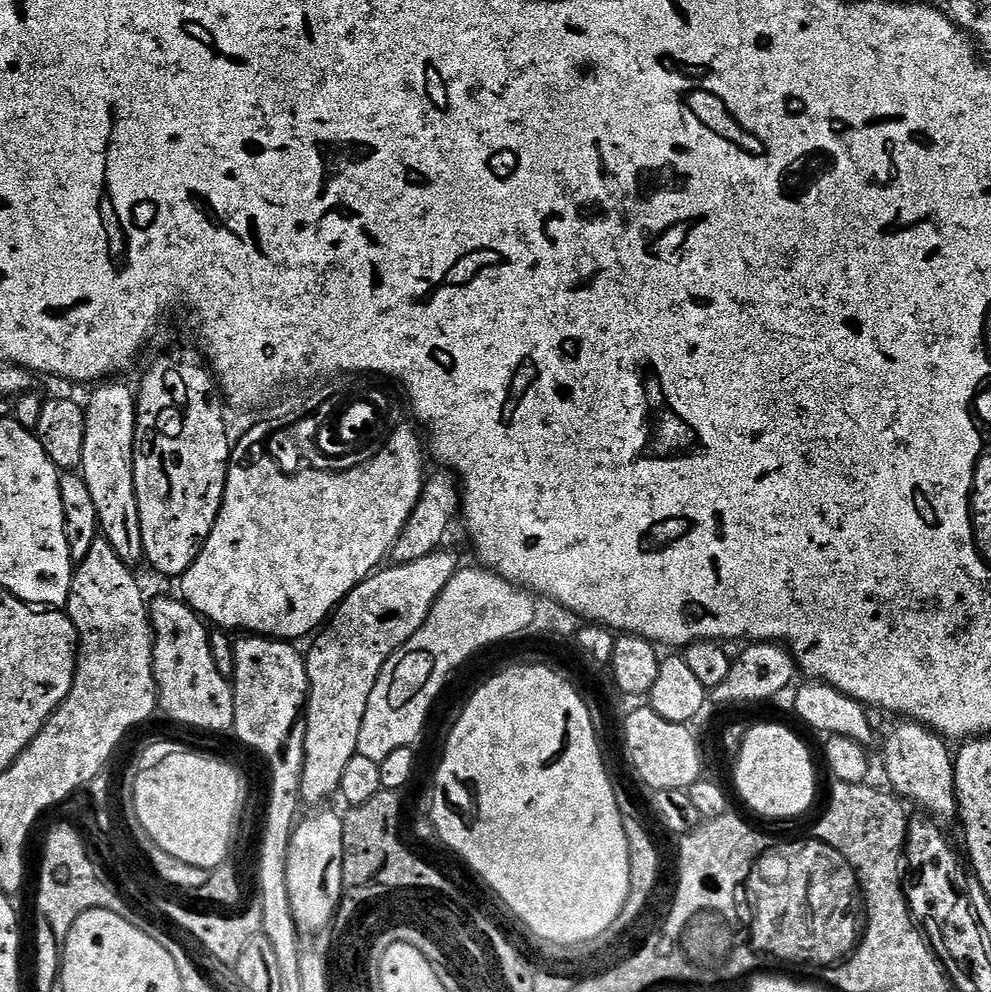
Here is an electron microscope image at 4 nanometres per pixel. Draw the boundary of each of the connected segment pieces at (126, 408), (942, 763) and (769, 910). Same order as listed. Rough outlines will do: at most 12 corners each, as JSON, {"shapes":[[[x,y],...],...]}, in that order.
{"shapes":[[[90,392],[80,468],[103,539],[145,563],[135,497],[137,399]],[[904,718],[884,740],[891,791],[937,821],[958,816],[945,737]],[[810,838],[755,857],[750,943],[826,968],[857,947],[858,877]]]}

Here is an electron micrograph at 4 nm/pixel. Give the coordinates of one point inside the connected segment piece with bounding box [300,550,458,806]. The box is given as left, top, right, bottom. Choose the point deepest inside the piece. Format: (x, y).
(381, 613)

